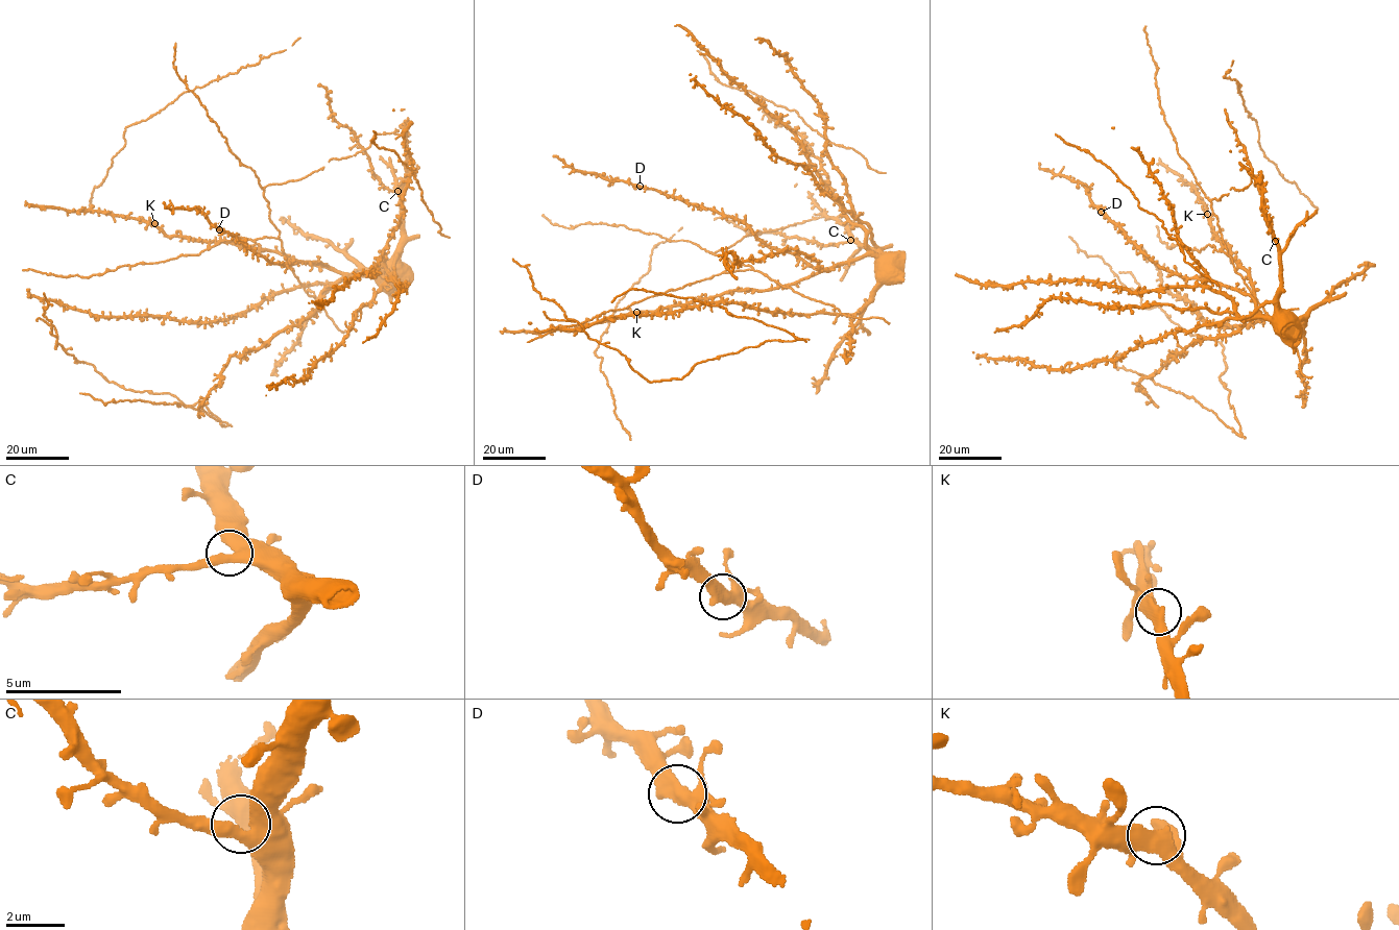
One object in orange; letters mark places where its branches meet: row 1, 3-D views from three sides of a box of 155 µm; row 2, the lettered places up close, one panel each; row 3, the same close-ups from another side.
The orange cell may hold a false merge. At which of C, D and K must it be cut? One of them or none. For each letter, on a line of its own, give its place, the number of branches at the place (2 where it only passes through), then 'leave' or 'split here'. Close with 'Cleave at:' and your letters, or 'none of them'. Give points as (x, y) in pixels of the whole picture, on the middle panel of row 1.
C: place (850, 240); branches 2; leave
D: place (640, 186); branches 2; leave
K: place (636, 312); branches 2; leave
Cleave at: none of them

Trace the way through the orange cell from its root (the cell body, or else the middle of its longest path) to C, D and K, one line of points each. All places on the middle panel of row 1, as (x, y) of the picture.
C: (890, 255), (891, 252), (879, 252), (850, 240)
D: (890, 255), (861, 255), (816, 269), (794, 254), (767, 246), (741, 221), (640, 187)
K: (890, 255), (861, 255), (769, 290), (726, 291), (662, 309), (636, 312)

